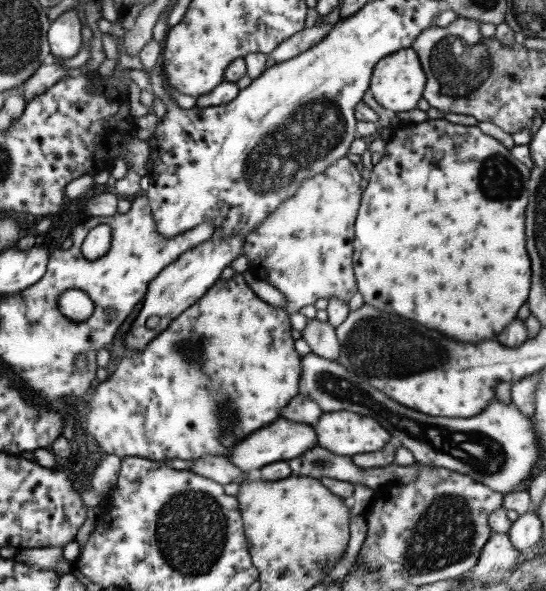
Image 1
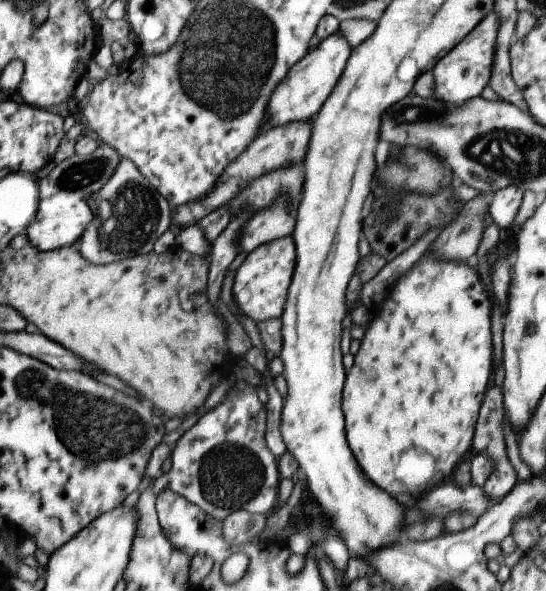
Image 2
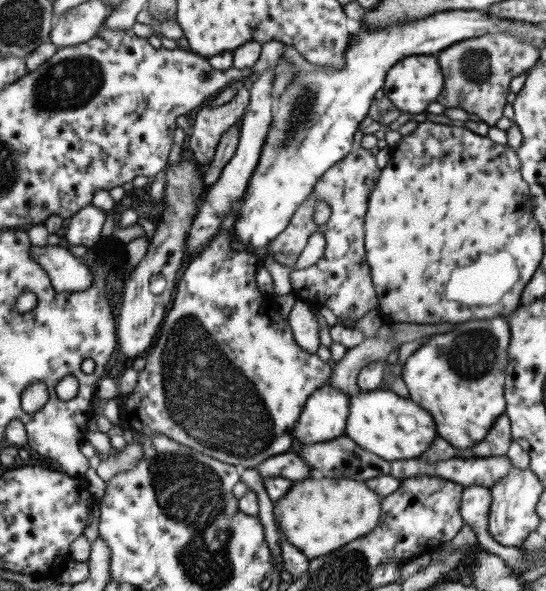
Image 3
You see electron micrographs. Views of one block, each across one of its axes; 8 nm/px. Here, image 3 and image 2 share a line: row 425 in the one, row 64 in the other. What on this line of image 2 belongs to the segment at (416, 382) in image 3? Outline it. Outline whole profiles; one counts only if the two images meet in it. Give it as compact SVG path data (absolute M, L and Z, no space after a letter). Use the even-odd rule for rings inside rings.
M489 12L455 48L451 48L431 70L433 74L433 92L431 98L437 98L439 102L463 106L469 100L475 100L485 86L489 86L491 70L493 70L493 58L495 58L495 40L499 30L499 14Z

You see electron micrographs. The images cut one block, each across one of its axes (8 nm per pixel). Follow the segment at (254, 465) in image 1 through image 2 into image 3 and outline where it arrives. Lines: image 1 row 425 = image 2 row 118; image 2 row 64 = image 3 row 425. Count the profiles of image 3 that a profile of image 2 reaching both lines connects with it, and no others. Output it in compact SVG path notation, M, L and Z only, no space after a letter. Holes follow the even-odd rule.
M321 386L307 398L291 436L301 444L337 438L343 434L345 416L349 416L349 396L337 388Z

